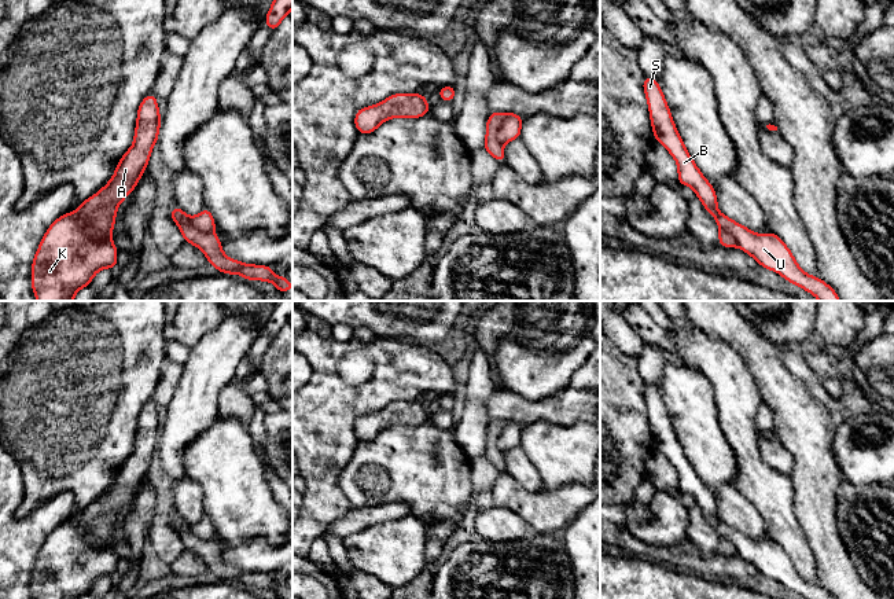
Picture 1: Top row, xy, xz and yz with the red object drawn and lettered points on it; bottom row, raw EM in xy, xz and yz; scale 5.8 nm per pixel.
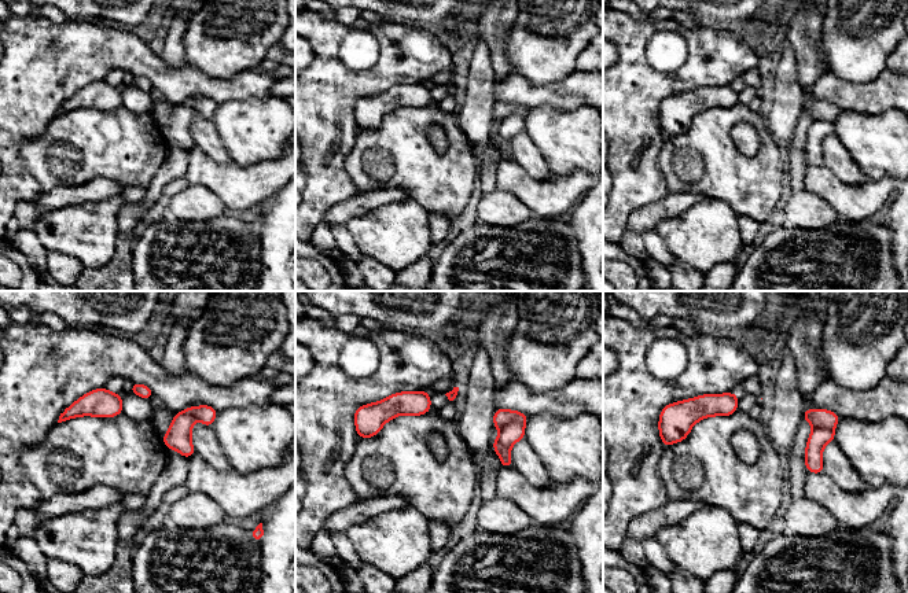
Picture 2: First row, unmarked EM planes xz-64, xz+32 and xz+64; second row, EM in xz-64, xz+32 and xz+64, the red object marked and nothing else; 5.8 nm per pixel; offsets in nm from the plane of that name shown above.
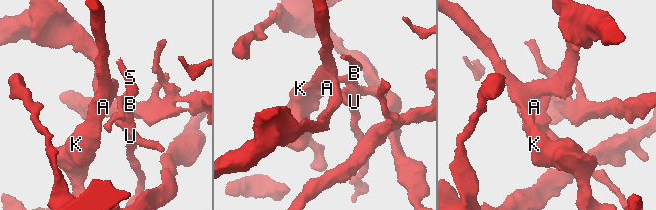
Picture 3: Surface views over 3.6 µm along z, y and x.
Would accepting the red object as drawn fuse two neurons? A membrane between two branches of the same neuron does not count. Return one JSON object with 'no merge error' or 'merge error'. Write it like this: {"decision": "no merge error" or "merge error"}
{"decision": "merge error"}

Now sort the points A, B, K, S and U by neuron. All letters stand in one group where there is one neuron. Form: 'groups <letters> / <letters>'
groups A K / B S U

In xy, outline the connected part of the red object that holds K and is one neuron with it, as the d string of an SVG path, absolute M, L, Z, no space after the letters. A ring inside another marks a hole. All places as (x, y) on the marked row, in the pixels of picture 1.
M148 93L137 110L133 146L118 162L113 179L99 192L81 202L76 213L67 212L49 225L32 264L32 290L37 301L73 301L78 290L91 284L98 271L117 269L118 250L111 240L115 213L147 169L151 150L158 140L161 121L157 96ZM88 229L102 231L103 239L89 236Z

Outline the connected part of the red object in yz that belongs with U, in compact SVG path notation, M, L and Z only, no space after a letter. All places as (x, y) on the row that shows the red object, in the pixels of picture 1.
M644 76L643 88L648 102L655 140L665 146L676 159L680 185L691 185L695 190L696 196L704 205L706 212L715 218L720 229L731 232L737 246L754 257L761 267L780 273L786 280L802 287L820 301L840 301L829 284L805 273L799 268L790 249L776 234L754 234L747 227L737 224L717 210L714 187L704 179L688 154L676 129L659 82Z

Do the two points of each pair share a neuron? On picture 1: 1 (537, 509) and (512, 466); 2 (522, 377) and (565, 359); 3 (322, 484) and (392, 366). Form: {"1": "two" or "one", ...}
{"1": "two", "2": "one", "3": "one"}

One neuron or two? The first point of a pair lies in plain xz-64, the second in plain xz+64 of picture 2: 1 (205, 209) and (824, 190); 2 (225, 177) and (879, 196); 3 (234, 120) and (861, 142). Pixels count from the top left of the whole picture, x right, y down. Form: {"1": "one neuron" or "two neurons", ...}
{"1": "two neurons", "2": "one neuron", "3": "one neuron"}

